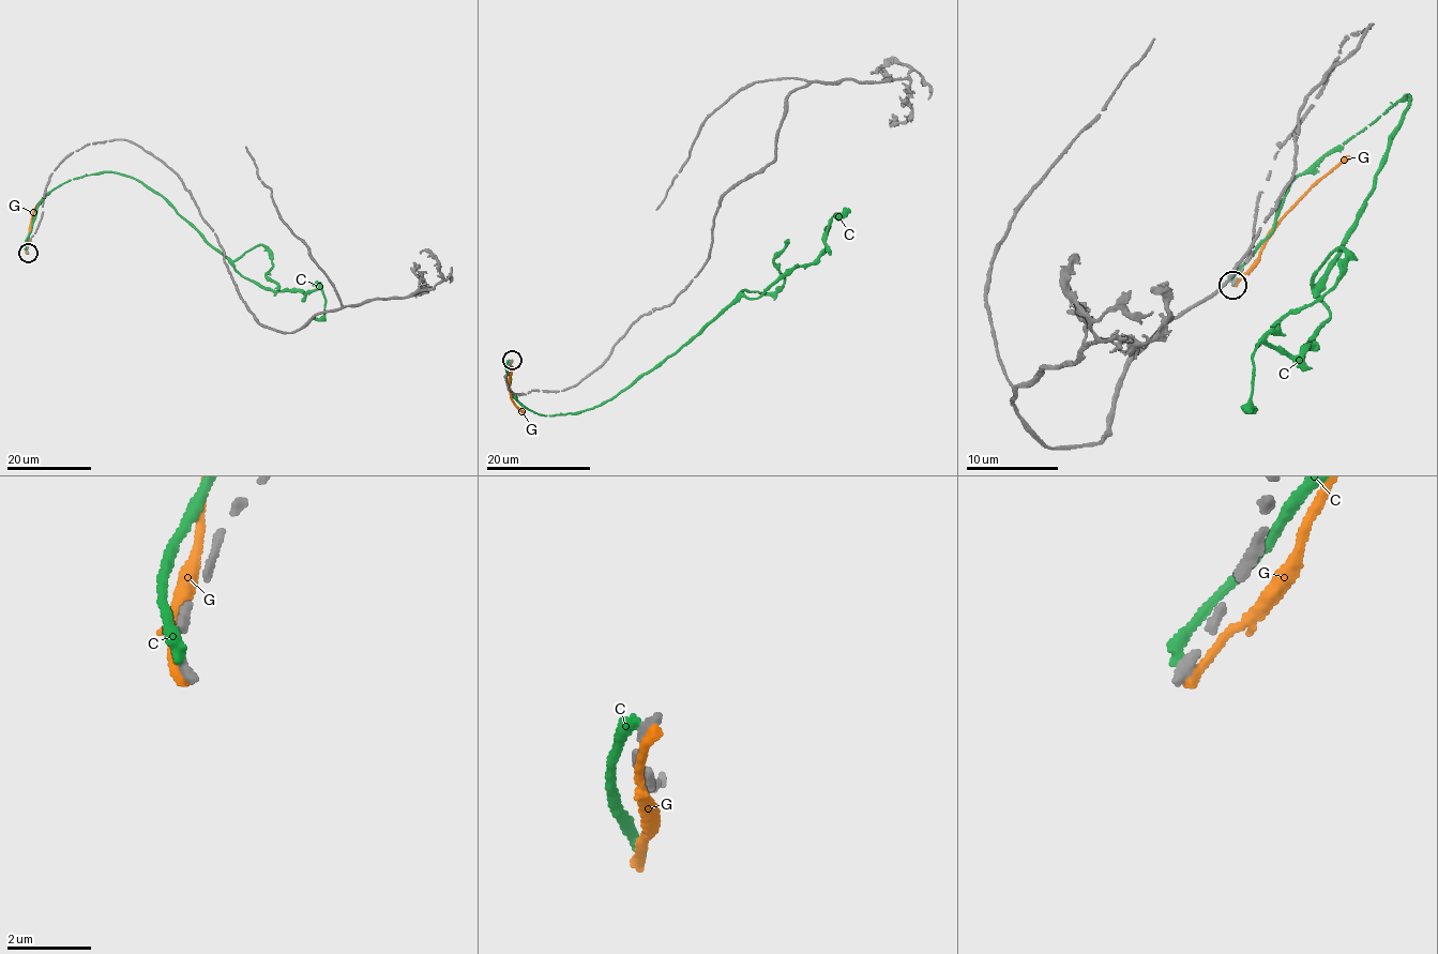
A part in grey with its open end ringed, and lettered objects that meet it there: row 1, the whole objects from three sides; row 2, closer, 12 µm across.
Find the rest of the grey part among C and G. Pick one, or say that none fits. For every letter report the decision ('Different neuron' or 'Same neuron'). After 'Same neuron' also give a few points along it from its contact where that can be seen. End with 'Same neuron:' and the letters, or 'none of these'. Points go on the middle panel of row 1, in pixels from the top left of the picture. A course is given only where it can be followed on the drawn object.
C: Different neuron
G: Different neuron
Same neuron: none of these

